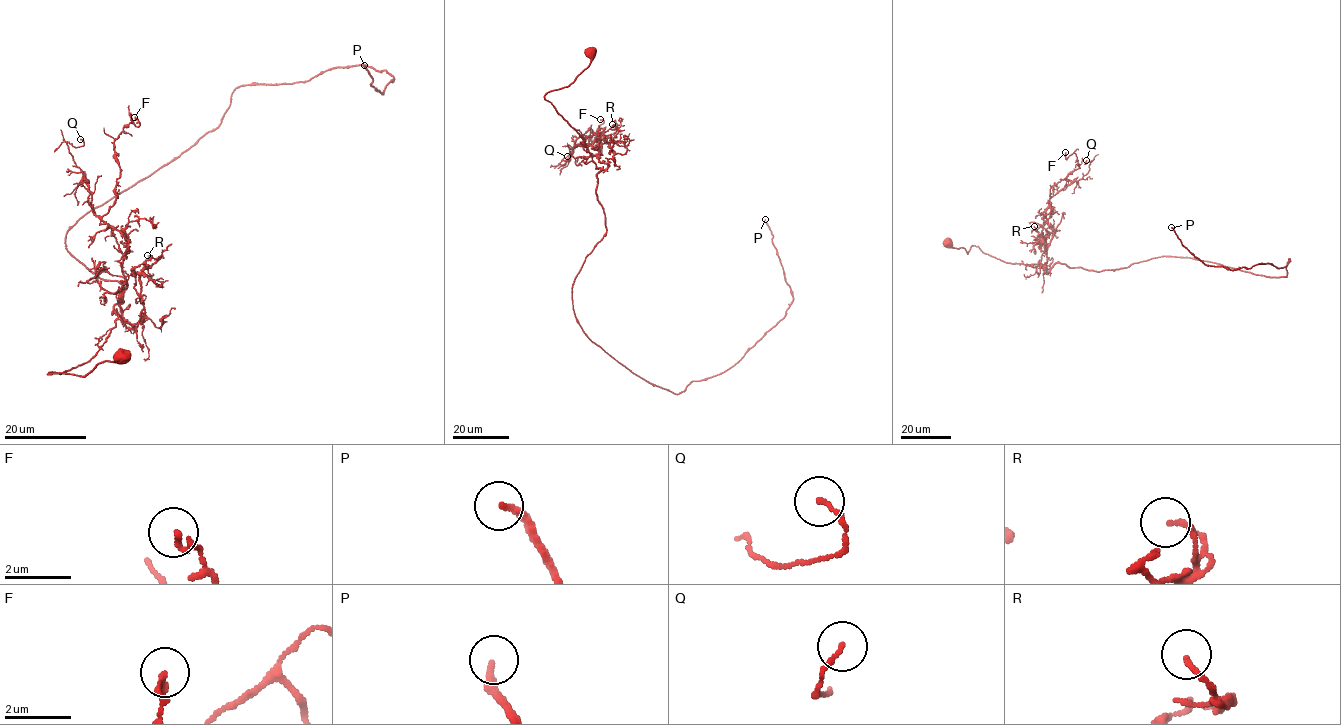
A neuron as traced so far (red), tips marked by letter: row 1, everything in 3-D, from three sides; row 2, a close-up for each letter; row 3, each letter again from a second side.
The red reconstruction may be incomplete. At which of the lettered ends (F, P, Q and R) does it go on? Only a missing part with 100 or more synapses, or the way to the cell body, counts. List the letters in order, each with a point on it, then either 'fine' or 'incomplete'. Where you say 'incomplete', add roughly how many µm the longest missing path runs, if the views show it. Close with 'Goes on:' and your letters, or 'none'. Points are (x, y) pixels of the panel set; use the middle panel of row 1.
F: (600, 119) | fine
P: (765, 219) | incomplete | 160 µm
Q: (567, 156) | fine
R: (612, 124) | fine
Goes on: P

